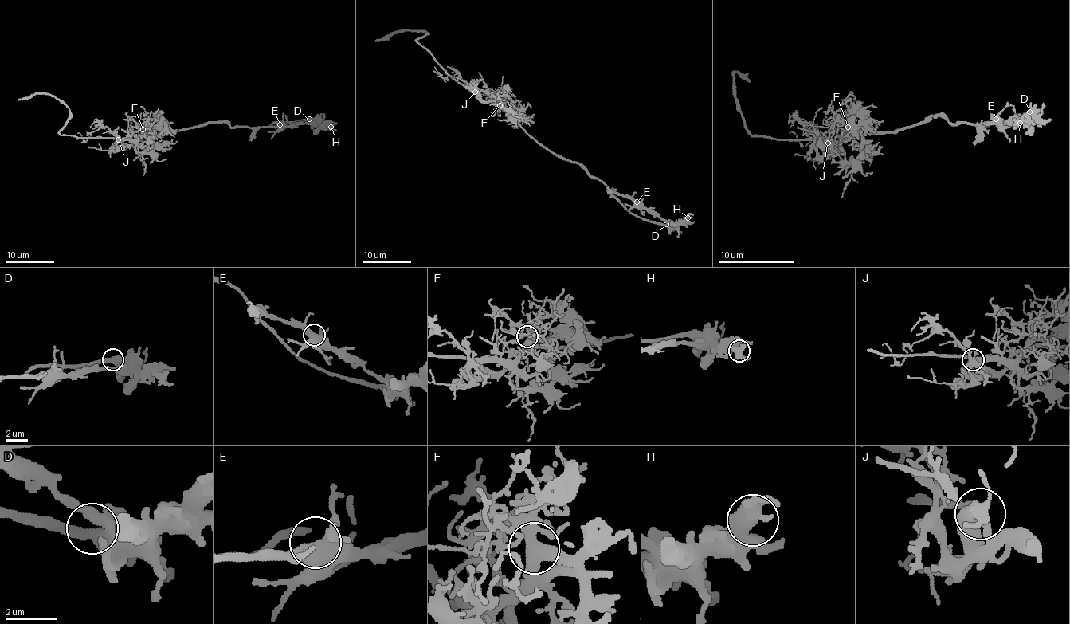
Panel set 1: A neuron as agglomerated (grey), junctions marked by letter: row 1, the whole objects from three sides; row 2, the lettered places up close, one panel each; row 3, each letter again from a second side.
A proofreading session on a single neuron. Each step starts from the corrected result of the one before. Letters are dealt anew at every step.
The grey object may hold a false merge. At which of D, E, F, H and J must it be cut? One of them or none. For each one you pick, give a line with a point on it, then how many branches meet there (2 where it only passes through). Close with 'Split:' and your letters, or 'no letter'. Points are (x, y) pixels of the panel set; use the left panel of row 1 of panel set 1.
Split: no letter

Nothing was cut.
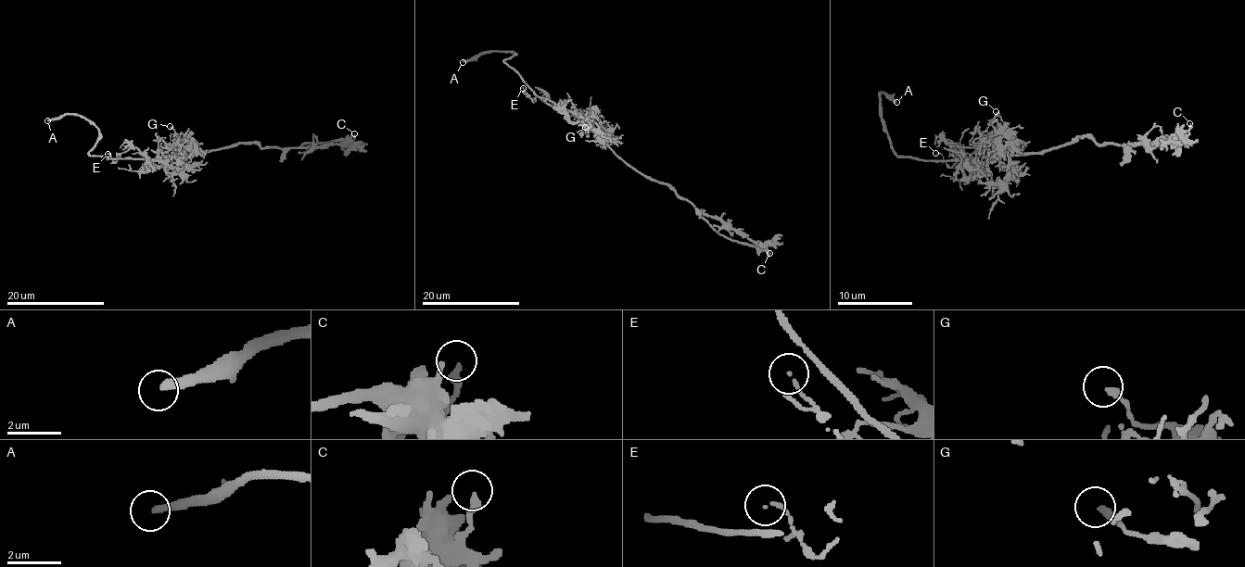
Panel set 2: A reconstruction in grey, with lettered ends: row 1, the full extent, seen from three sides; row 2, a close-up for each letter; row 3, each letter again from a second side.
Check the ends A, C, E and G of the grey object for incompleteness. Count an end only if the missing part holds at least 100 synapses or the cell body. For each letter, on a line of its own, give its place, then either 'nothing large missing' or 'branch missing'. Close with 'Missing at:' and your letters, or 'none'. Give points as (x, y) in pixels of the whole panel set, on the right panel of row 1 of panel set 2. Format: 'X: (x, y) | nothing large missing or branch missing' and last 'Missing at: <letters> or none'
A: (896, 102) | branch missing
C: (1189, 123) | nothing large missing
E: (935, 153) | nothing large missing
G: (996, 111) | nothing large missing
Missing at: A

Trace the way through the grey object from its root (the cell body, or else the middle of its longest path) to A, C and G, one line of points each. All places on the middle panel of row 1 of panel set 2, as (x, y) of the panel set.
A: (603, 141), (580, 116), (558, 112), (546, 104), (504, 62), (514, 52), (479, 52), (463, 62)
C: (603, 141), (633, 168), (656, 181), (665, 182), (698, 210), (722, 219), (769, 253)
G: (603, 141), (599, 135), (603, 133), (591, 132), (585, 127)

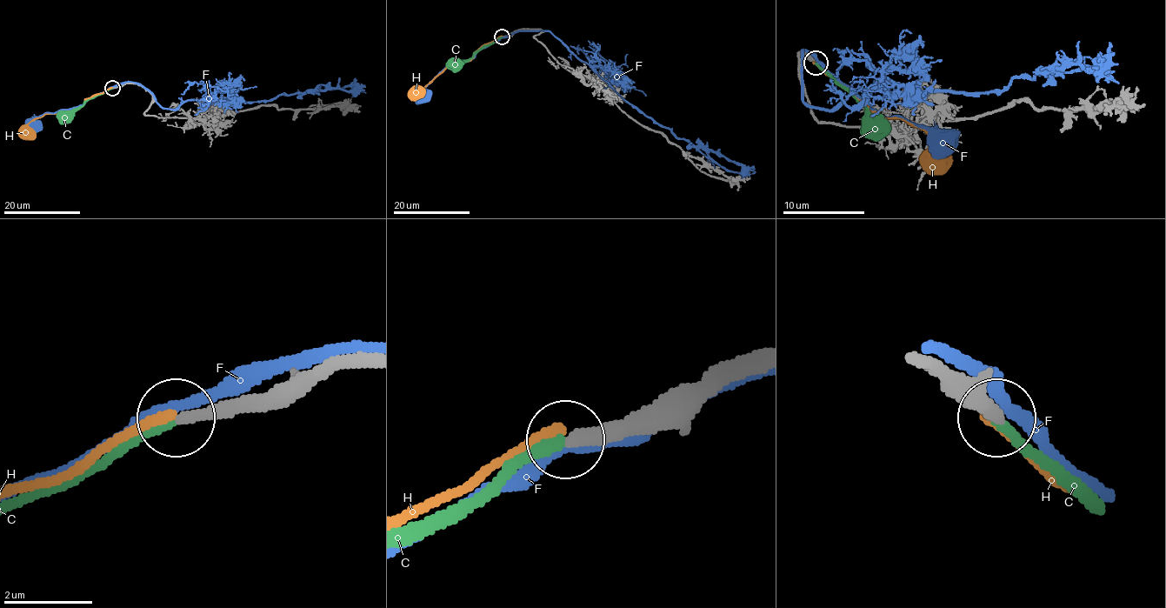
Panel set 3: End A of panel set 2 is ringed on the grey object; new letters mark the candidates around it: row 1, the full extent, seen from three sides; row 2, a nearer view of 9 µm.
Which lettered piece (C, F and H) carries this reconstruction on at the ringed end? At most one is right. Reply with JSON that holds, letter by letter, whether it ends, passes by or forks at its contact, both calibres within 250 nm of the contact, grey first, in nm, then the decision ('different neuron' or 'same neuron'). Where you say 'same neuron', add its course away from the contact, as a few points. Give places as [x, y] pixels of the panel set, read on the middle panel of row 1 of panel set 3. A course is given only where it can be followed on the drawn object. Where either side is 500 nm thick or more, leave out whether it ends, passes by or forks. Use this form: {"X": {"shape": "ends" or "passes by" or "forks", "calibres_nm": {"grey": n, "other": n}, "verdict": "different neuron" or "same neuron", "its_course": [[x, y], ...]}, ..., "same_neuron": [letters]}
{"C": {"shape": "ends", "calibres_nm": {"grey": 320, "other": 240}, "verdict": "same neuron", "its_course": [[502, 36], [483, 46], [470, 58], [454, 61], [451, 63], [453, 66]]}, "F": {"shape": "passes by", "calibres_nm": {"grey": 480, "other": 320}, "verdict": "different neuron"}, "H": {"shape": "ends", "calibres_nm": {"grey": 320, "other": 240}, "verdict": "different neuron"}, "same_neuron": ["C"]}

